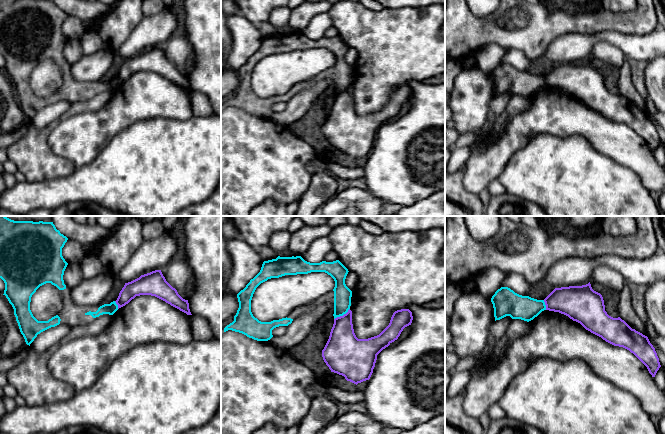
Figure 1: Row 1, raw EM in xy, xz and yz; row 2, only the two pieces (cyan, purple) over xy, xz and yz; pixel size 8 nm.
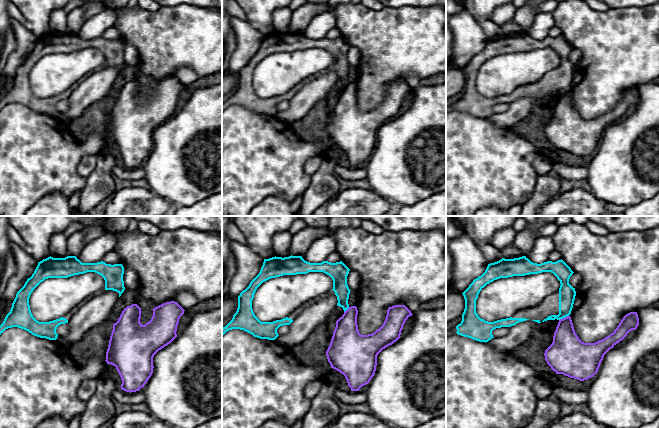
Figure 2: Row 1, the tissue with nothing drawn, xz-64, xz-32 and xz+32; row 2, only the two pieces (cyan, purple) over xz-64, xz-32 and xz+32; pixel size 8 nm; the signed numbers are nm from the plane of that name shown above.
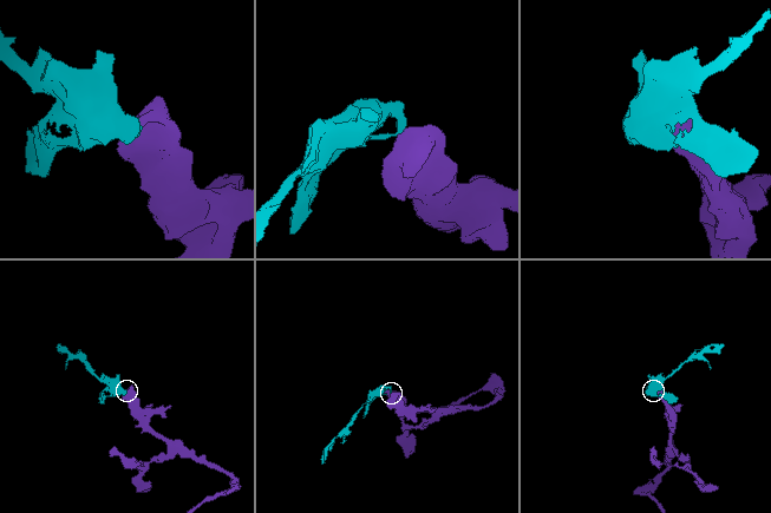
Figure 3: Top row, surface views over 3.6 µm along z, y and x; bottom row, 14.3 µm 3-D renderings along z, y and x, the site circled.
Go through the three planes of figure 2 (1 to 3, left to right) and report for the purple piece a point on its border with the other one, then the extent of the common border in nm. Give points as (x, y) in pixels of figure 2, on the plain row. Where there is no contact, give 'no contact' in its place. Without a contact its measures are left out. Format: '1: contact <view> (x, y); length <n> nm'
1: no contact
2: contact xz-32 (346, 85); length 60 nm
3: contact xz+32 (563, 93); length 90 nm

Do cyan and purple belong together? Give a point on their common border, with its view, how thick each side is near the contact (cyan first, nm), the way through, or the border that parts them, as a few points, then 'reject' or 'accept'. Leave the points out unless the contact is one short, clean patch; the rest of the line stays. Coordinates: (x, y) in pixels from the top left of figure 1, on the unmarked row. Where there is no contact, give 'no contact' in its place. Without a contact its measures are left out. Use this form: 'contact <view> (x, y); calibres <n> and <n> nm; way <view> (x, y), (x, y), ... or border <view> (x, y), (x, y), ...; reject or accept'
contact xz (342, 91); calibres 140 and 260 nm; border xz (349, 84), (345, 89), (334, 95); reject

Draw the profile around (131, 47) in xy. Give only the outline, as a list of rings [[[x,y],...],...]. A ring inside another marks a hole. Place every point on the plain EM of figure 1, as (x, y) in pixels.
[[[138,38],[127,39],[117,52],[114,52],[115,56],[121,56],[125,59],[131,58],[141,52],[140,41]]]

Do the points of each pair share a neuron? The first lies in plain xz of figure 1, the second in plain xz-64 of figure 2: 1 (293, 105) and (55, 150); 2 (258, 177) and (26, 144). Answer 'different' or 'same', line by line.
1: different
2: same

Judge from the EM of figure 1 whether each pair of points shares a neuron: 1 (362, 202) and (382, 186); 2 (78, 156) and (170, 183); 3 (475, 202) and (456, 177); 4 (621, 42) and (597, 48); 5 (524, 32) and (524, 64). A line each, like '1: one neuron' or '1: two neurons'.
1: two neurons
2: two neurons
3: one neuron
4: two neurons
5: two neurons

